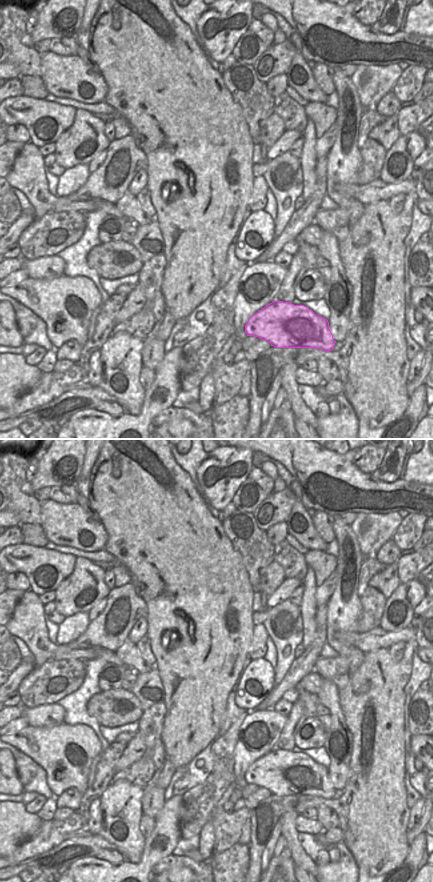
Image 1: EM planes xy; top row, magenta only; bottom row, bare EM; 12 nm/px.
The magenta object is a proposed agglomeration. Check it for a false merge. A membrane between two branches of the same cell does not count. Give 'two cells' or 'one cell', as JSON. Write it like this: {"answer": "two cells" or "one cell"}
{"answer": "one cell"}

